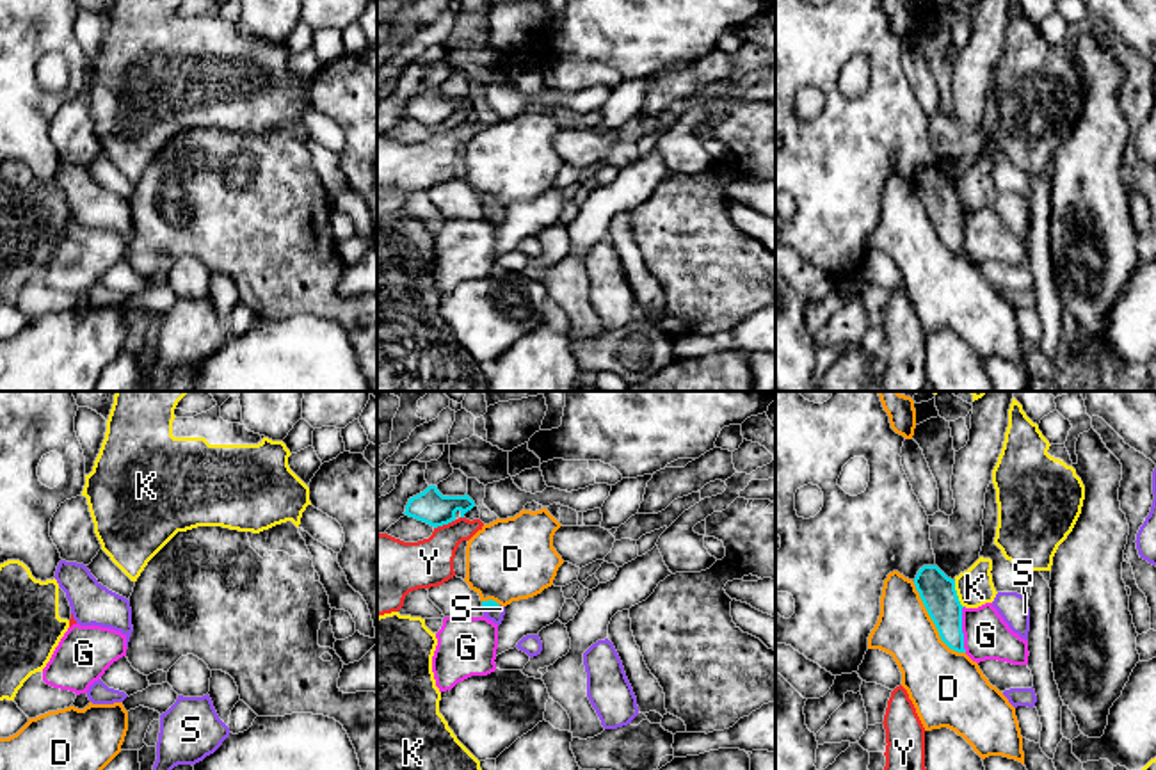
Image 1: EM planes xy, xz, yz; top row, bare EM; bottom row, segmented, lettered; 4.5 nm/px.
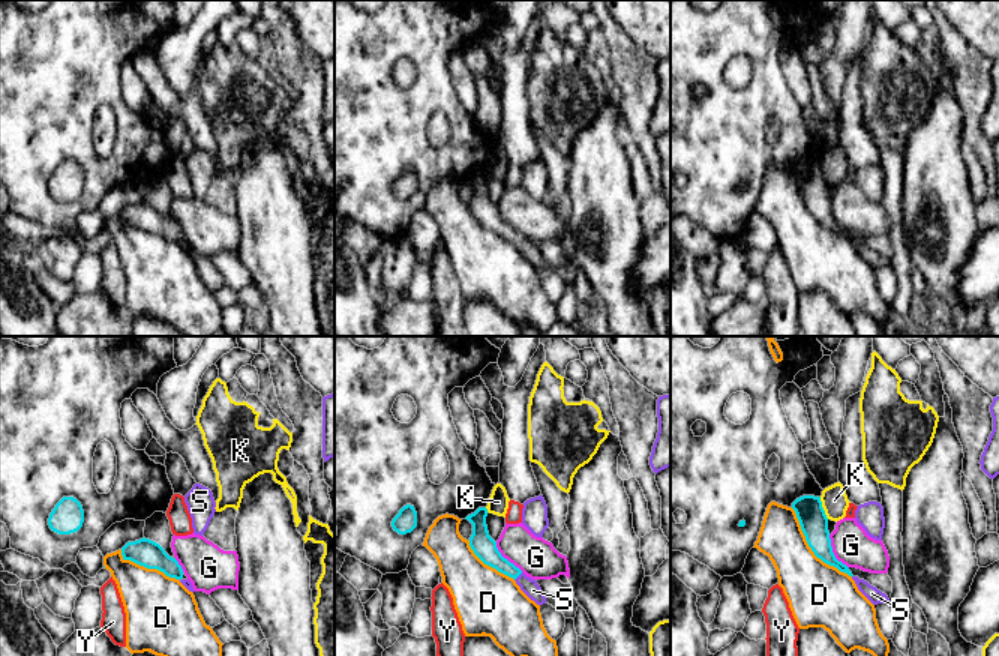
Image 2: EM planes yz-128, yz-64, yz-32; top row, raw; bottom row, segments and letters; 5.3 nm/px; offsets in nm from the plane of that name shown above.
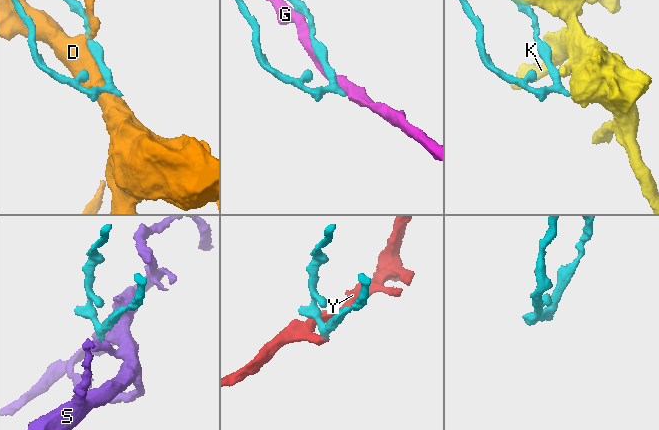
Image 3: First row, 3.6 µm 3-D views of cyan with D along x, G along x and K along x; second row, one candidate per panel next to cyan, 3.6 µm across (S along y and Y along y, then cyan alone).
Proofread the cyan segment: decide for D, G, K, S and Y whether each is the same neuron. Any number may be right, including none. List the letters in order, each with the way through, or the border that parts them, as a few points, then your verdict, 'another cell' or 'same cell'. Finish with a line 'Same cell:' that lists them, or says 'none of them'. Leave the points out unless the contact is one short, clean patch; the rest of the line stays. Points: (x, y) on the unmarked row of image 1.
D: another cell
G: another cell
K: another cell
S: across xz (489, 205), (491, 208), (497, 216) | same cell
Y: along xz (456, 121), (434, 130) | another cell
Same cell: S

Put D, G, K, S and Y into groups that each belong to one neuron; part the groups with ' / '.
D / G / K / S / Y

